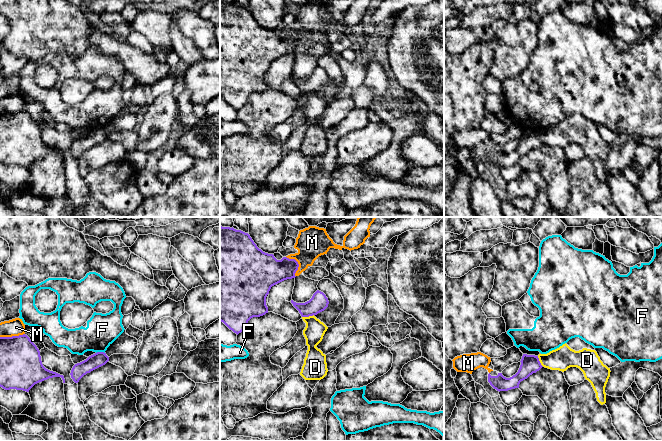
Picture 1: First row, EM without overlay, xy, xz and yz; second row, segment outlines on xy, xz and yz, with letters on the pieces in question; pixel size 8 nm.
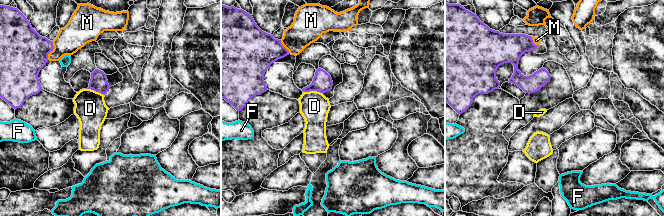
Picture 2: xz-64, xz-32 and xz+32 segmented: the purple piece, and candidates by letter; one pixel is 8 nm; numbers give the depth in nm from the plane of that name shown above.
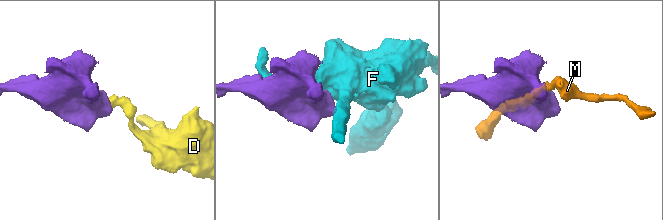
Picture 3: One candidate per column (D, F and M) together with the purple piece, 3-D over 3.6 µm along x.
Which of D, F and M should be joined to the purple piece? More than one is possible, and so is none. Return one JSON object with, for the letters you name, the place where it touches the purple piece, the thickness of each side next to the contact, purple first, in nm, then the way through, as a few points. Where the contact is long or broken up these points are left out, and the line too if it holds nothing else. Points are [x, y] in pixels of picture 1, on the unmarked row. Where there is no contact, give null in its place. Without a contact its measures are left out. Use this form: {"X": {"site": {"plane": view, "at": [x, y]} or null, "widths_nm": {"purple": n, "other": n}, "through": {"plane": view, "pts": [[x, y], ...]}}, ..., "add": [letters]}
{"add": []}

